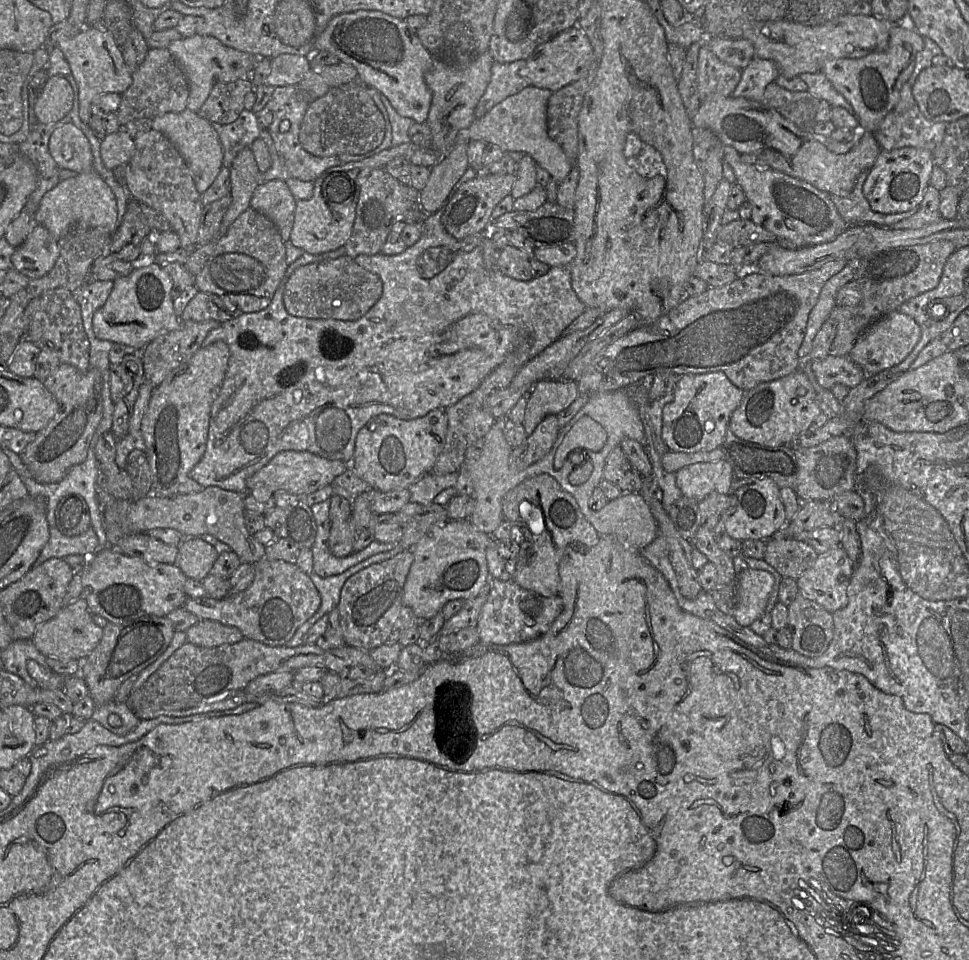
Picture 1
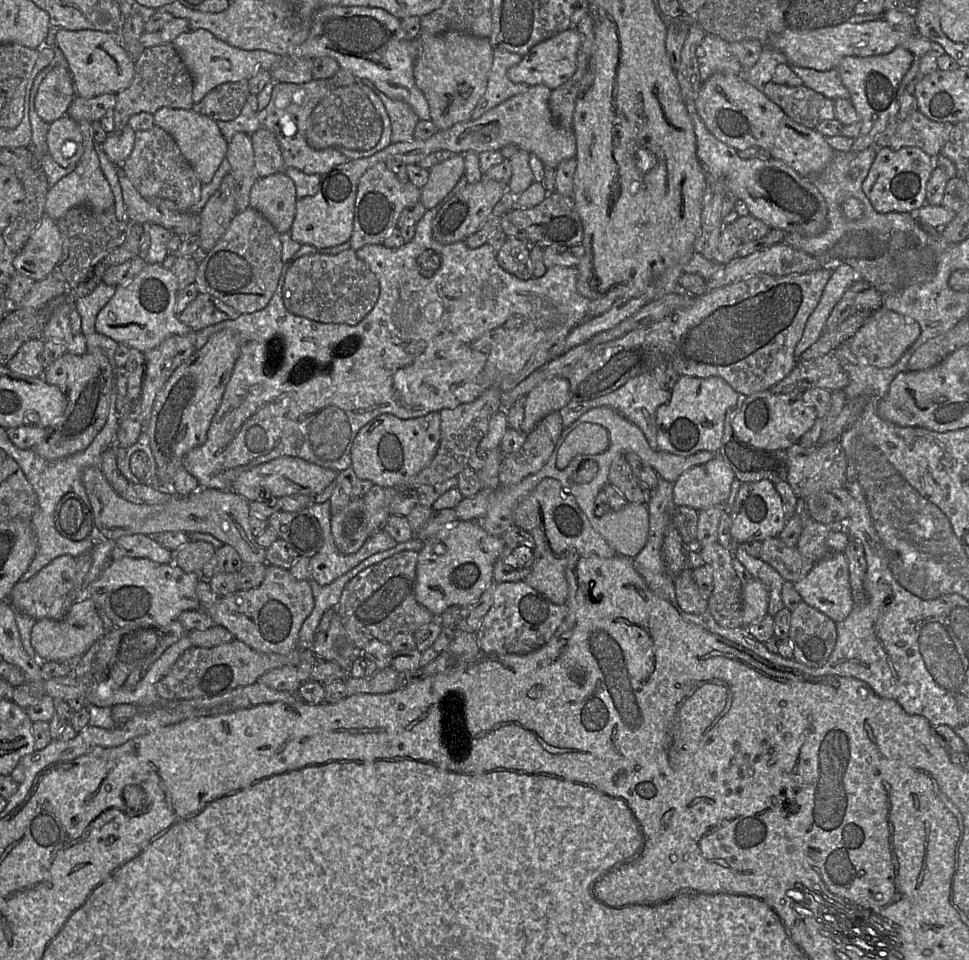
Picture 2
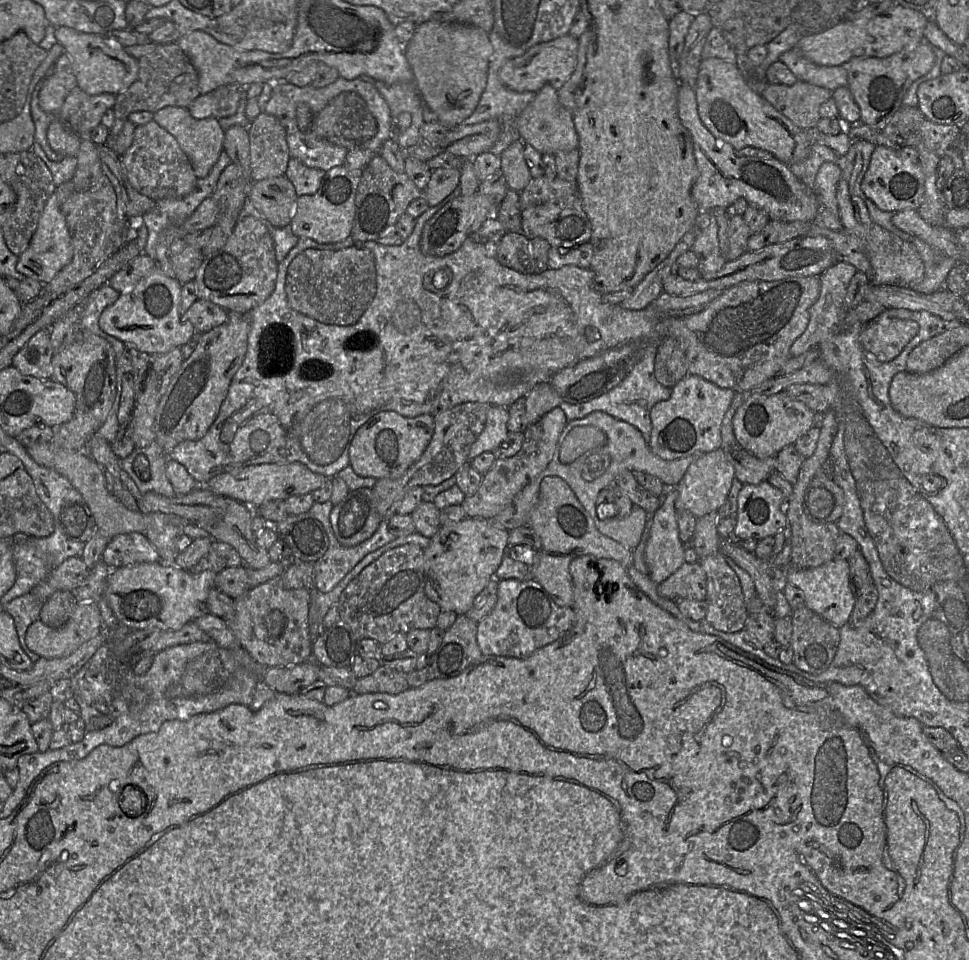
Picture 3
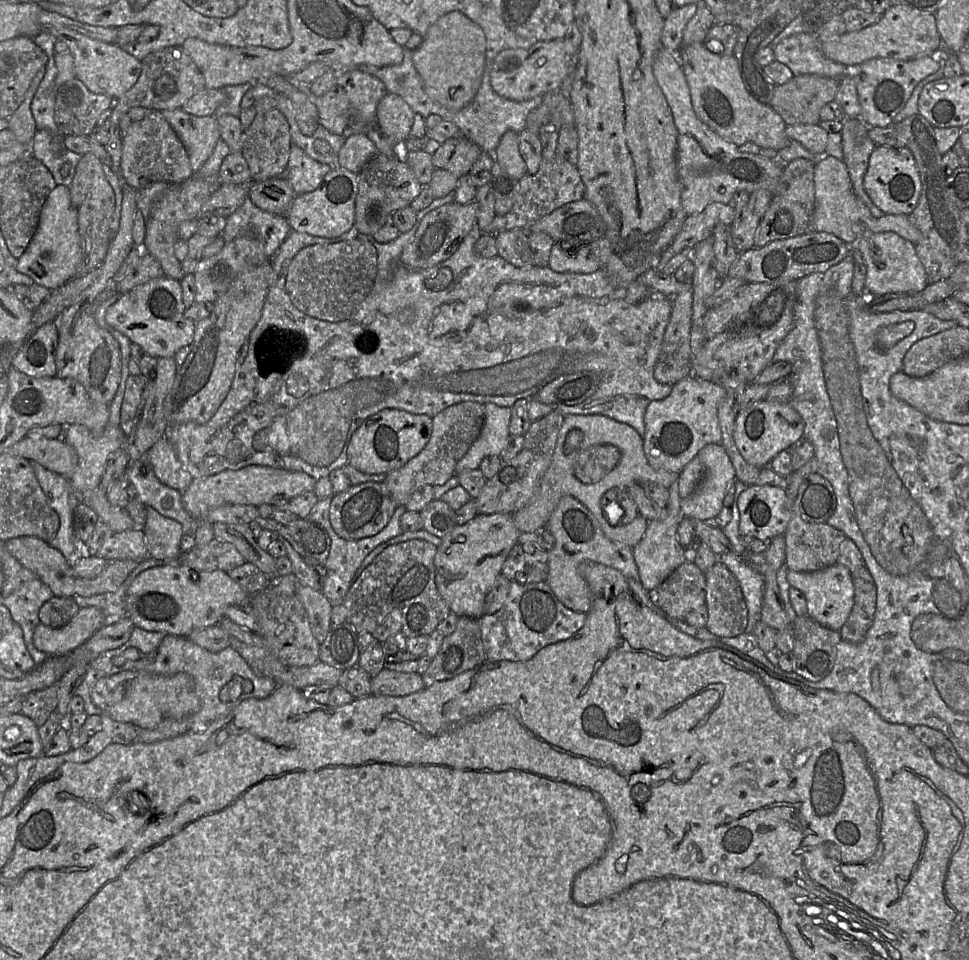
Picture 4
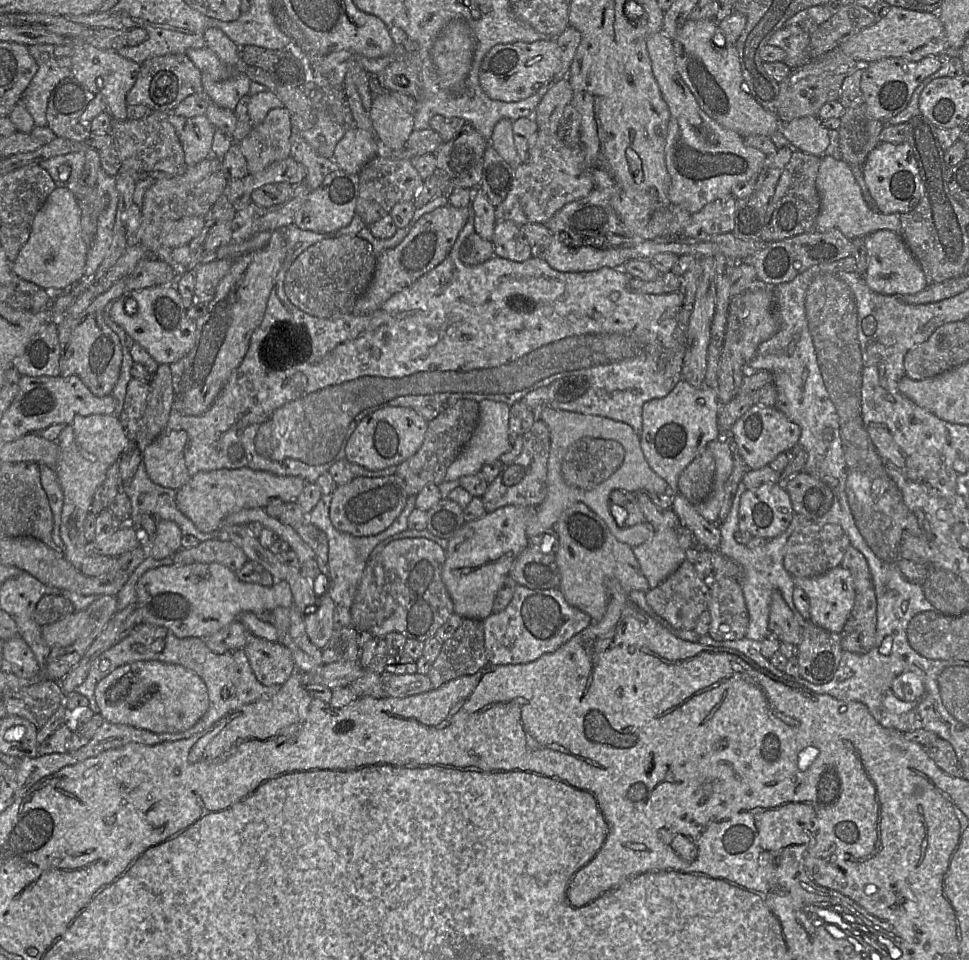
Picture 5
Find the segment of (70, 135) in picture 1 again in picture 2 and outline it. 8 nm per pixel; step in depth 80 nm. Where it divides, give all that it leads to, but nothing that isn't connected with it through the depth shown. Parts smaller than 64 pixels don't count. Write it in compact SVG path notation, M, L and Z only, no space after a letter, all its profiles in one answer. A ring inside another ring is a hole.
M63 116L50 124L46 141L53 160L64 168L76 165L83 154L79 125L69 116Z

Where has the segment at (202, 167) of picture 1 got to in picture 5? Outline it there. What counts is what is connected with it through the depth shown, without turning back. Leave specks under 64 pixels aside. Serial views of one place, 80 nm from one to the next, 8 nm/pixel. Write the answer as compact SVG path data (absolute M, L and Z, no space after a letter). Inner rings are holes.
M169 113L168 120L182 144L187 166L194 166L210 155L216 128L205 115L186 118Z

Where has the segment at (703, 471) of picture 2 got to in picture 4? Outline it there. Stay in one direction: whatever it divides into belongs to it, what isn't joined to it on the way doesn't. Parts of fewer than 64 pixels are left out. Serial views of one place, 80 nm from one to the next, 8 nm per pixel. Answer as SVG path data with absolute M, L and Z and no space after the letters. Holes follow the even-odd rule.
M721 443L706 445L696 457L705 467L704 476L693 493L681 500L681 514L691 520L715 523L727 489L736 480L735 469Z

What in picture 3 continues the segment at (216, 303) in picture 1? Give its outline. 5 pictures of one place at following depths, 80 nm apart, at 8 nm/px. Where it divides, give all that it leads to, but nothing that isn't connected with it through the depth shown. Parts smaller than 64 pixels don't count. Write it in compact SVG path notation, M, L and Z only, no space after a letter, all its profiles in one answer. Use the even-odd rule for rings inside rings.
M197 299L180 318L189 321L196 333L204 333L225 323L228 311L210 301Z

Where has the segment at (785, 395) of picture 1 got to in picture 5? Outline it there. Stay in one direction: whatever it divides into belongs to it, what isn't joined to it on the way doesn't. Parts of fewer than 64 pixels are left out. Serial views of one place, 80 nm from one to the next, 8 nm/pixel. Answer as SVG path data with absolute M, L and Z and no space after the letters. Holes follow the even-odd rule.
M752 405L732 426L731 436L748 469L769 465L780 453L791 450L801 436L800 426L775 406Z

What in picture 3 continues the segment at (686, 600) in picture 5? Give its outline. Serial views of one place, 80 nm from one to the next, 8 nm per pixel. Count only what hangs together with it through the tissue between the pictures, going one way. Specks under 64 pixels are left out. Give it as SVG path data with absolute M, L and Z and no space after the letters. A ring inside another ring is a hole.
M687 563L657 586L660 597L672 601L686 598L696 601L706 600L707 577L700 563Z

